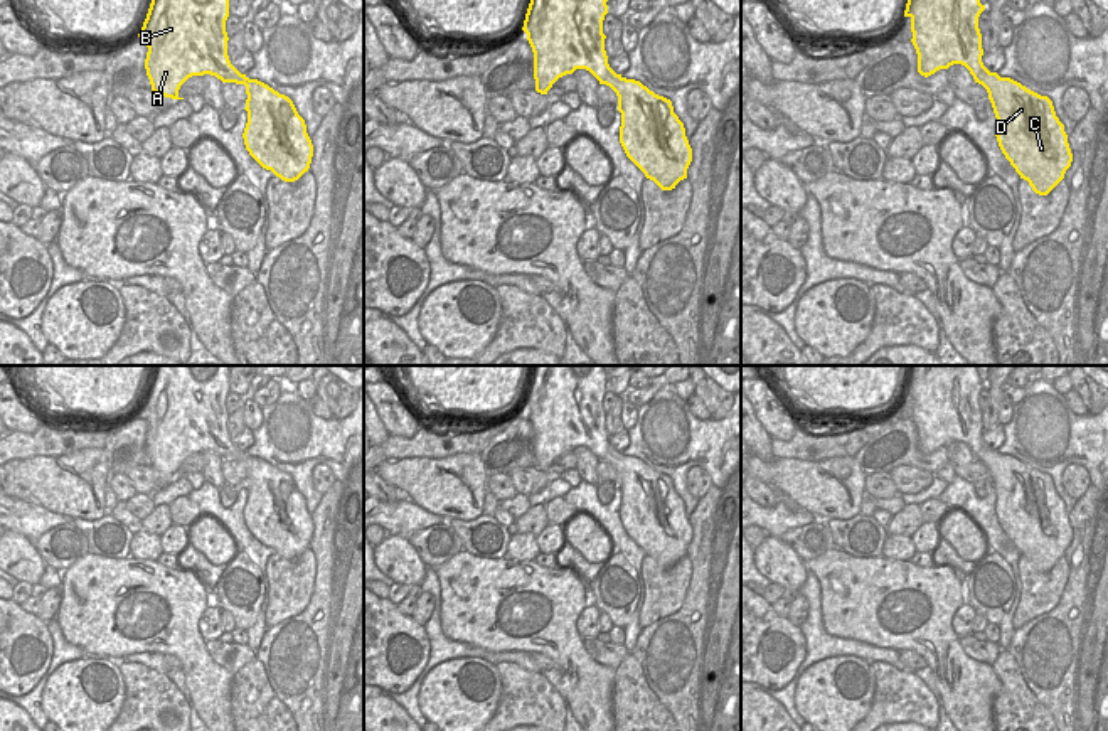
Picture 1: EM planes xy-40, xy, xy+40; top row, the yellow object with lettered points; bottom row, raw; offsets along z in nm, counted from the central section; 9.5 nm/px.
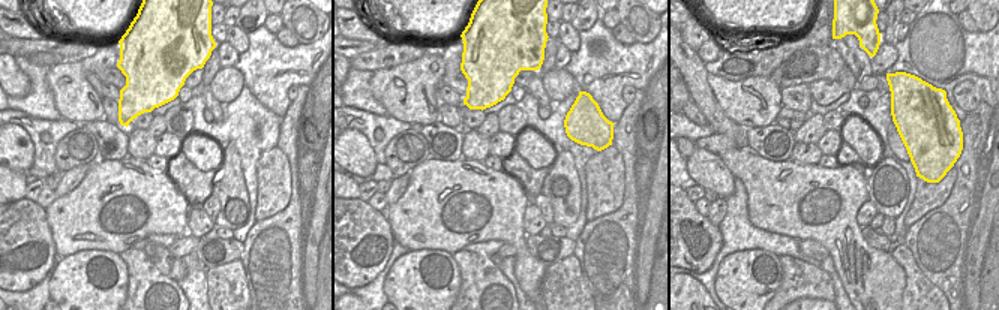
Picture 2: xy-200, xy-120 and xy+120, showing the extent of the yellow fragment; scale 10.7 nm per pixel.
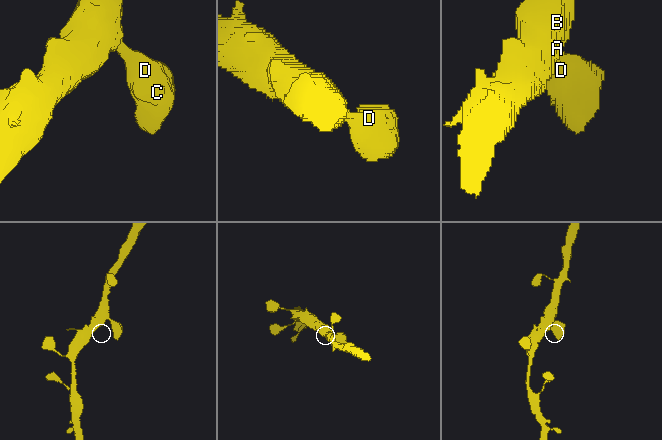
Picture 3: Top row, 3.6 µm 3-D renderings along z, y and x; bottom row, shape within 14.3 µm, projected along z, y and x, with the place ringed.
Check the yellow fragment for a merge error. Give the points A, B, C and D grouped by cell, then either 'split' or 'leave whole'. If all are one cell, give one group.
groups A B C D; leave whole

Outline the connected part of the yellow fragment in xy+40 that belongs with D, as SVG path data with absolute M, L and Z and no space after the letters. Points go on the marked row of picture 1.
M908 0L918 72L924 77L953 64L965 66L992 103L999 147L1020 179L1047 195L1071 167L1073 153L1052 101L1010 77L990 72L983 62L980 0Z

